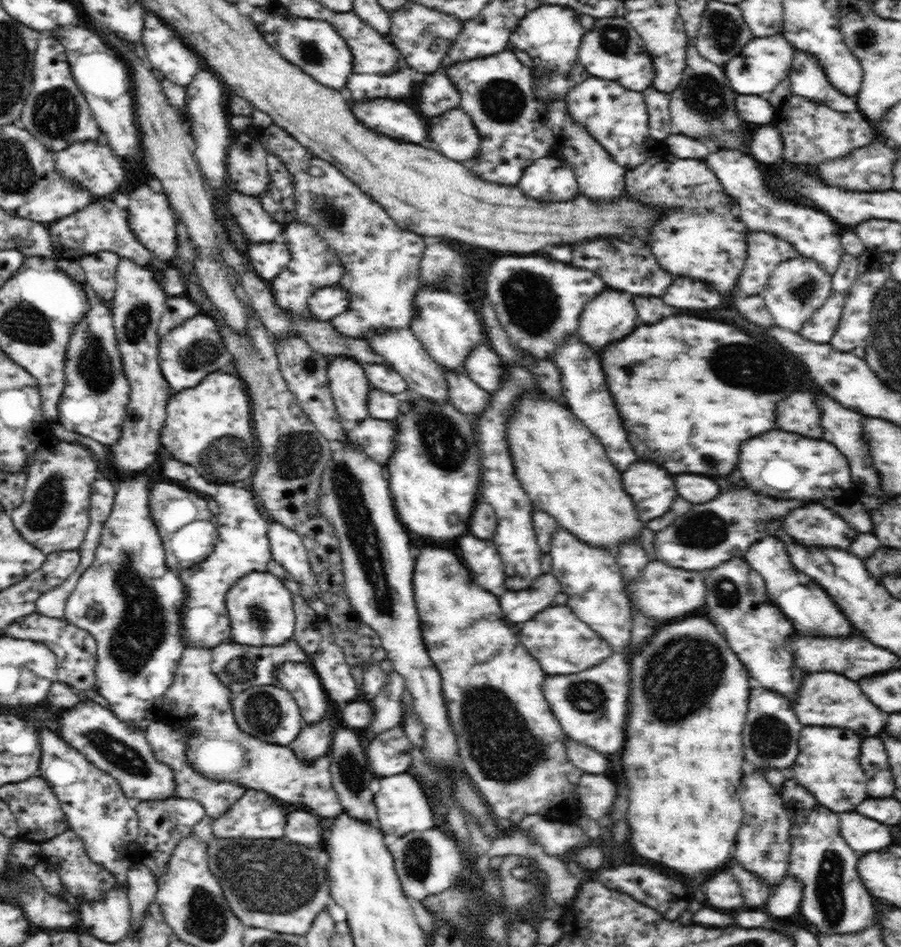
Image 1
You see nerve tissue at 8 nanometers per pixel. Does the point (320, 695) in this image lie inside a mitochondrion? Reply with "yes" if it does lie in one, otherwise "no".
no

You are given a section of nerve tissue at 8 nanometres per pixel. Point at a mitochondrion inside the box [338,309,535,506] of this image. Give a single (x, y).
(444, 445)

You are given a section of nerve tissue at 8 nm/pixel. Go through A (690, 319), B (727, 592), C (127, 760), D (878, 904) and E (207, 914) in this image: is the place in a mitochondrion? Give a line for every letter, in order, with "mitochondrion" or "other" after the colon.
A: other
B: mitochondrion
C: mitochondrion
D: other
E: mitochondrion

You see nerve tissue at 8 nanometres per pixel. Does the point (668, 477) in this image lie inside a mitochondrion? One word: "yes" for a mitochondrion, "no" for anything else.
no

